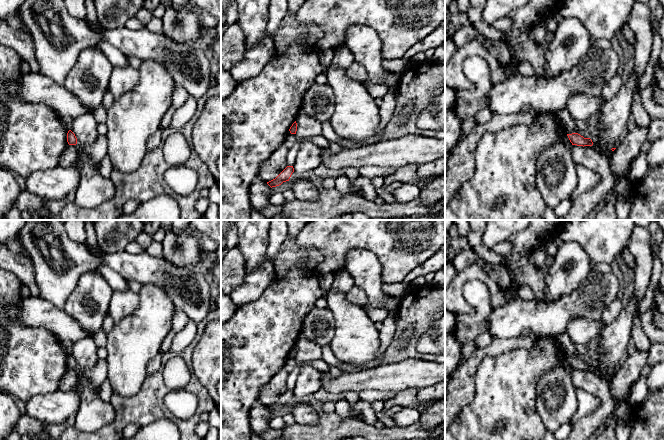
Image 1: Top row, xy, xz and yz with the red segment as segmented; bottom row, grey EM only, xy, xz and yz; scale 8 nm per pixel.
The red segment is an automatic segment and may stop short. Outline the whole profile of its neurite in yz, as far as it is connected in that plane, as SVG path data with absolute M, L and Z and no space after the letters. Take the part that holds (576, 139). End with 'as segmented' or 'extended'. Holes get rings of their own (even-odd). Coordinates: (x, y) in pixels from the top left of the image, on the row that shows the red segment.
M578 133L567 134L567 136L572 145L583 146L583 147L593 145L593 142L590 138L584 138Z | as segmented

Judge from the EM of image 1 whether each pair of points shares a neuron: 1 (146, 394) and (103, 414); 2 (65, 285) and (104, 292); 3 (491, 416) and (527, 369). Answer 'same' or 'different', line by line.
1: different
2: different
3: same

